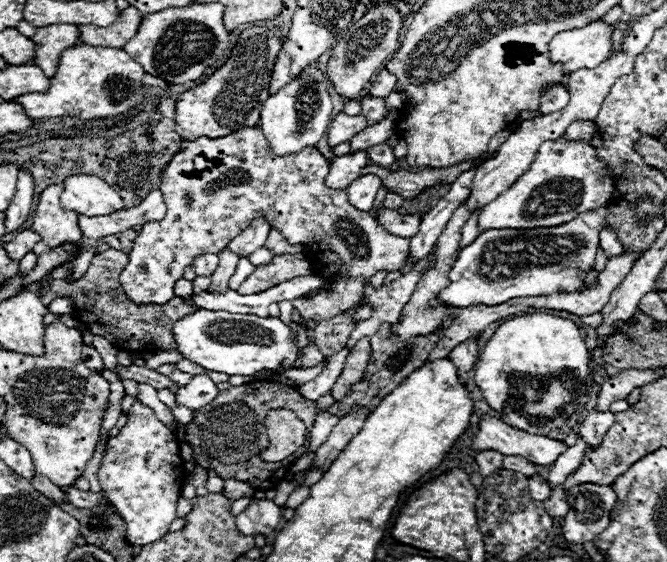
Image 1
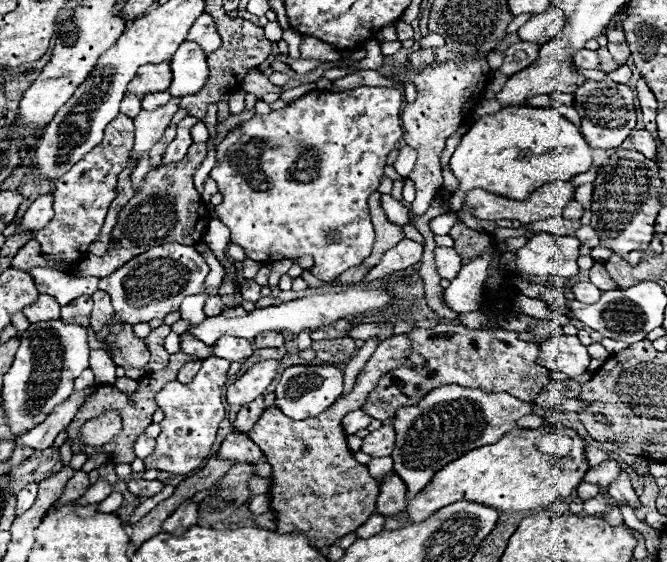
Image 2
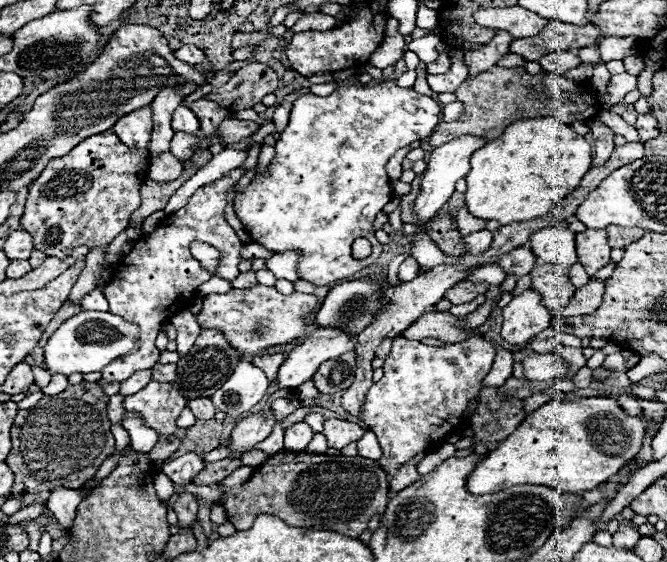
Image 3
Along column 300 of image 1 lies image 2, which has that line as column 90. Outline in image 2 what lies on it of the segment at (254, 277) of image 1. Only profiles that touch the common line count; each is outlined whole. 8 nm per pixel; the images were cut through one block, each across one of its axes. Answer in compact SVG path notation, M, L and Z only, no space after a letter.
M192 144L188 148L188 154L178 164L168 164L158 170L150 170L140 186L140 192L136 192L128 204L118 214L116 228L110 234L110 246L108 252L100 258L86 256L80 264L76 264L74 276L98 276L104 278L112 274L116 268L138 256L140 252L146 252L148 248L160 246L164 242L178 242L178 244L196 244L202 240L206 226L210 222L210 212L206 204L202 202L200 194L194 188L194 174L200 168L200 164L206 158L206 144Z

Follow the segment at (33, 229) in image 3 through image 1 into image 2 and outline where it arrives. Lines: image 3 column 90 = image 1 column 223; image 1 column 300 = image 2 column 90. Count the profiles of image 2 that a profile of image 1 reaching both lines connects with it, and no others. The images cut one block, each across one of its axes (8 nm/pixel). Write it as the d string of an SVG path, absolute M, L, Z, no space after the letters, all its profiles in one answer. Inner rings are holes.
M120 114L106 128L104 140L92 148L78 164L74 164L64 176L56 180L54 188L54 218L36 232L36 240L42 246L42 252L48 260L62 262L66 266L64 274L72 272L80 260L86 258L88 246L98 238L104 224L106 212L116 198L118 174L126 168L134 144L134 120ZM80 296L80 298L72 300L68 306L62 306L62 320L66 324L80 324L80 326L88 328L90 312L92 312L92 298Z

